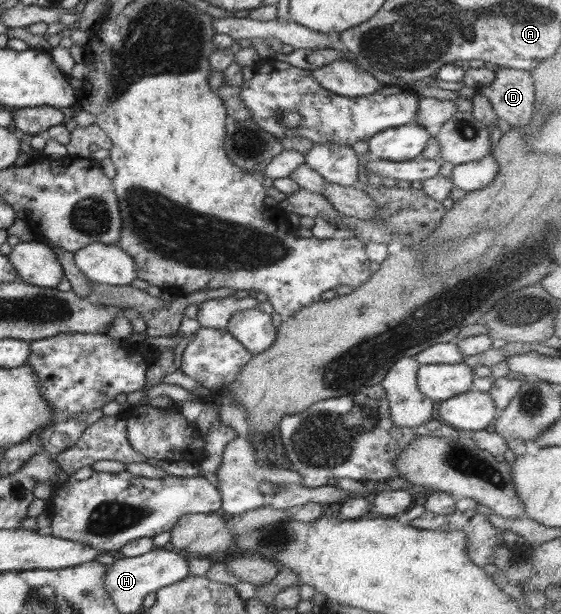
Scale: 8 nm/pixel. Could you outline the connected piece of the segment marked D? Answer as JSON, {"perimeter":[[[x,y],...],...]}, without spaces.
{"perimeter":[[[498,67],[495,73],[496,76],[492,84],[482,86],[481,89],[477,89],[477,92],[483,94],[490,101],[497,117],[506,120],[511,128],[521,128],[521,126],[532,122],[537,98],[530,71]]]}

